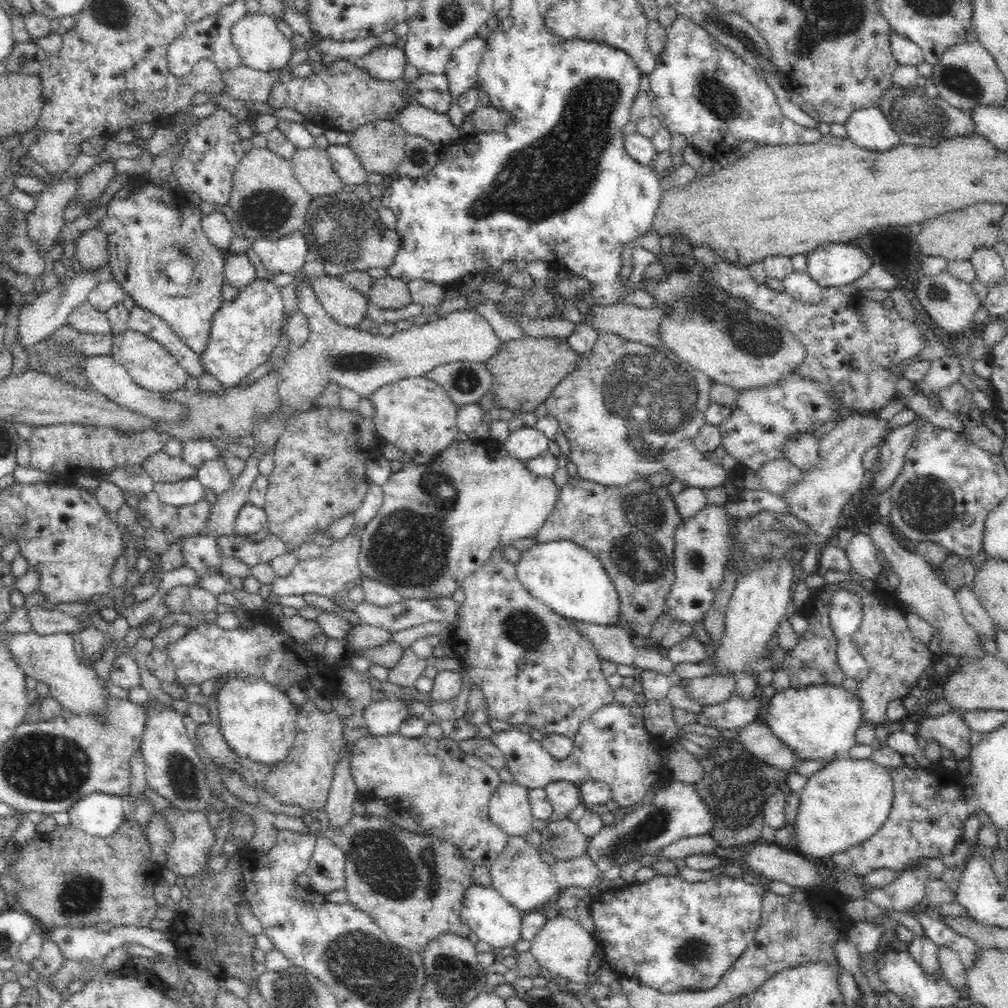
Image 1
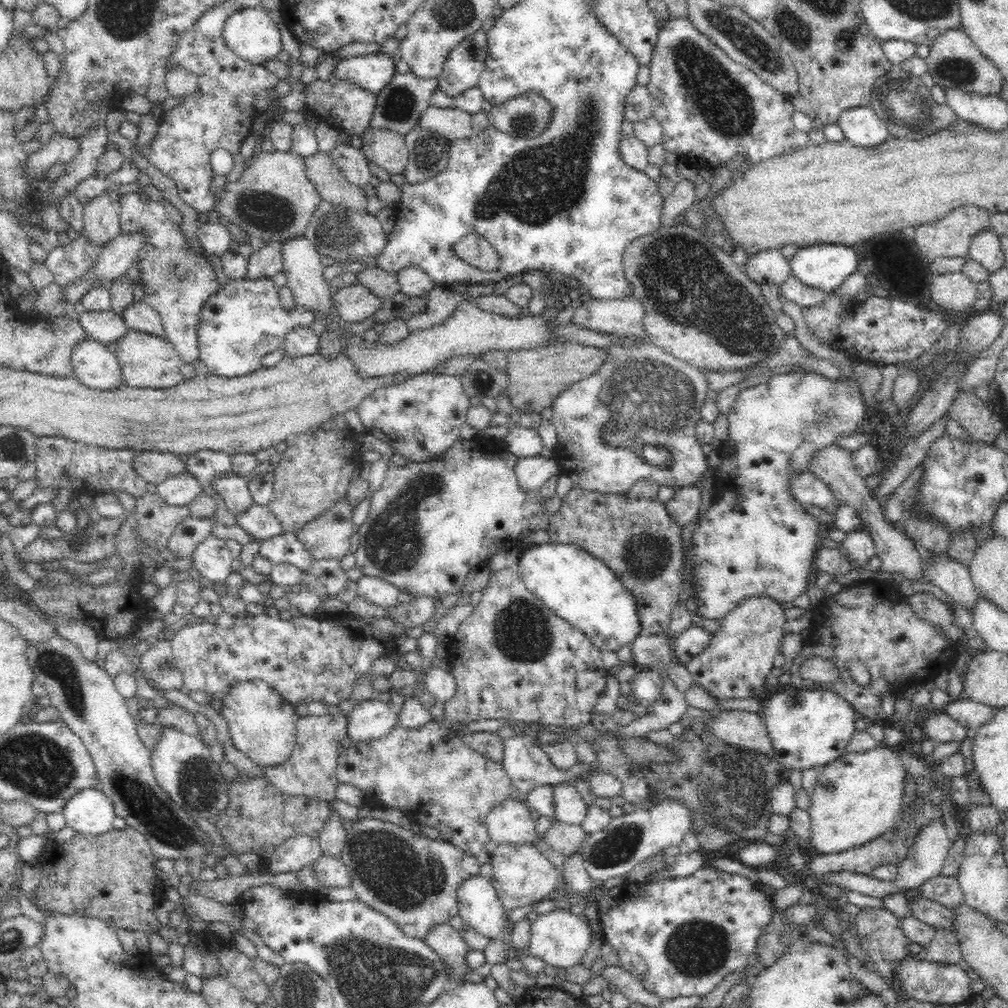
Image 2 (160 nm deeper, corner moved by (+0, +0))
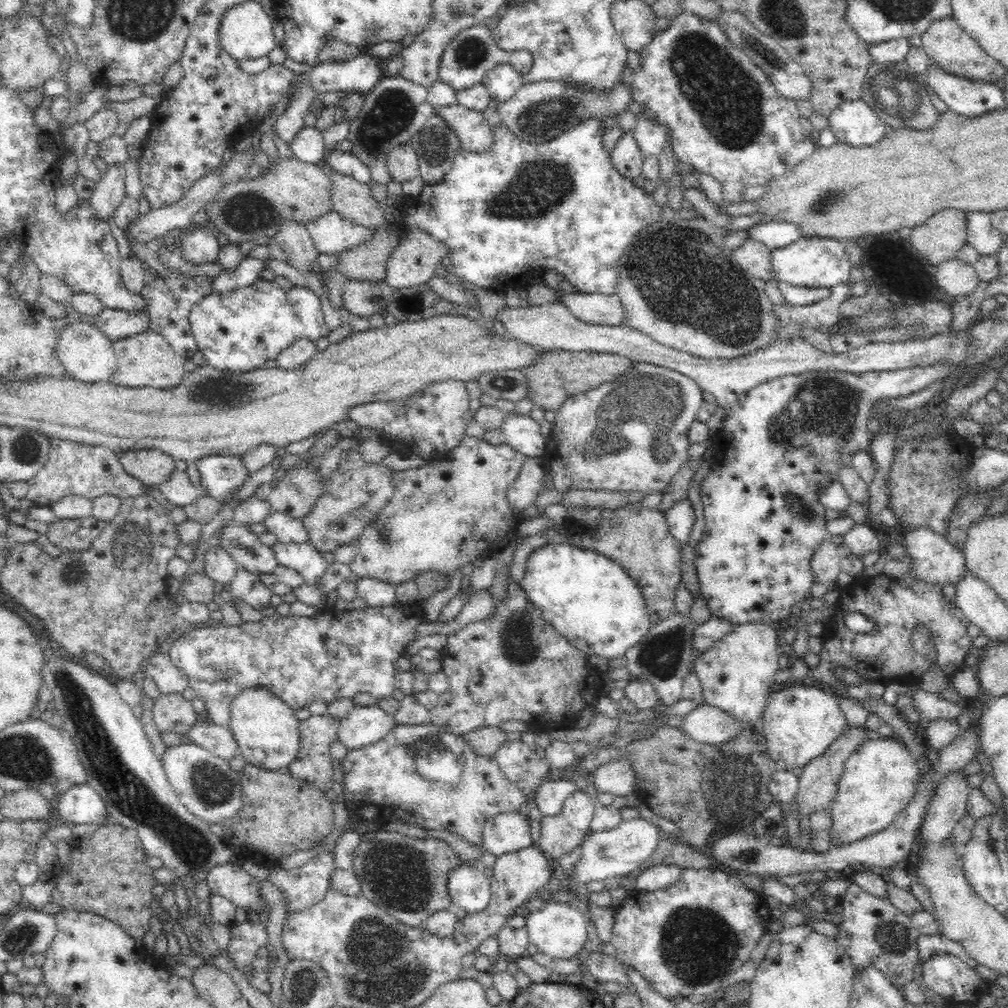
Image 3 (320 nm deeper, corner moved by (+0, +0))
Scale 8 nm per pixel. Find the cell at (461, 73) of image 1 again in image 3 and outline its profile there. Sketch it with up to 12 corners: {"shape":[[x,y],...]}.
{"shape":[[481,23],[446,42],[439,79],[454,90],[482,83],[504,50]]}

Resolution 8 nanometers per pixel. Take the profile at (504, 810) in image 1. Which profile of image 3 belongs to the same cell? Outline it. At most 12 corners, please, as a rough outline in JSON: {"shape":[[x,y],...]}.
{"shape":[[500,813],[486,822],[483,850],[499,857],[533,845],[530,819]]}

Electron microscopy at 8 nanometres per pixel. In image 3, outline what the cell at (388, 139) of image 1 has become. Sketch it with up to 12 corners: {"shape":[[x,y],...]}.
{"shape":[[410,142],[388,151],[387,167],[396,182],[421,176]]}

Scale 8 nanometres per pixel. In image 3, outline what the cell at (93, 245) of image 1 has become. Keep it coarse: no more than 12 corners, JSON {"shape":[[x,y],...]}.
{"shape":[[108,165],[89,198],[106,221],[127,196],[125,165]]}

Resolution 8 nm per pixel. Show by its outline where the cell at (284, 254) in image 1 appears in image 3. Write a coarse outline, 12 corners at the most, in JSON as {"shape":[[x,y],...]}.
{"shape":[[246,256],[213,279],[207,296],[255,284],[266,262]]}

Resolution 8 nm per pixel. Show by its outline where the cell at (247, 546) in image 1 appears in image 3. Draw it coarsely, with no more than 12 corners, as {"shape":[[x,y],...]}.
{"shape":[[310,542],[271,547],[278,565],[316,585],[328,565]]}

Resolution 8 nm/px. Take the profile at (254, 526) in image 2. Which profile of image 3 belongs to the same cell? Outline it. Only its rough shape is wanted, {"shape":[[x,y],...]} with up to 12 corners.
{"shape":[[272,511],[263,524],[280,543],[309,542],[301,518]]}

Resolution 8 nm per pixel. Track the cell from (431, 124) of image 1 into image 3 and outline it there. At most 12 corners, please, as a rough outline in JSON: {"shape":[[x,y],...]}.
{"shape":[[458,103],[435,109],[476,153],[493,145],[483,112]]}

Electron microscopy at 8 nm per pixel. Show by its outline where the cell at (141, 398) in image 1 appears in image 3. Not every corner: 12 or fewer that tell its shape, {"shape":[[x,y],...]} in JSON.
{"shape":[[71,319],[56,340],[68,376],[108,381],[117,368],[113,342]]}

